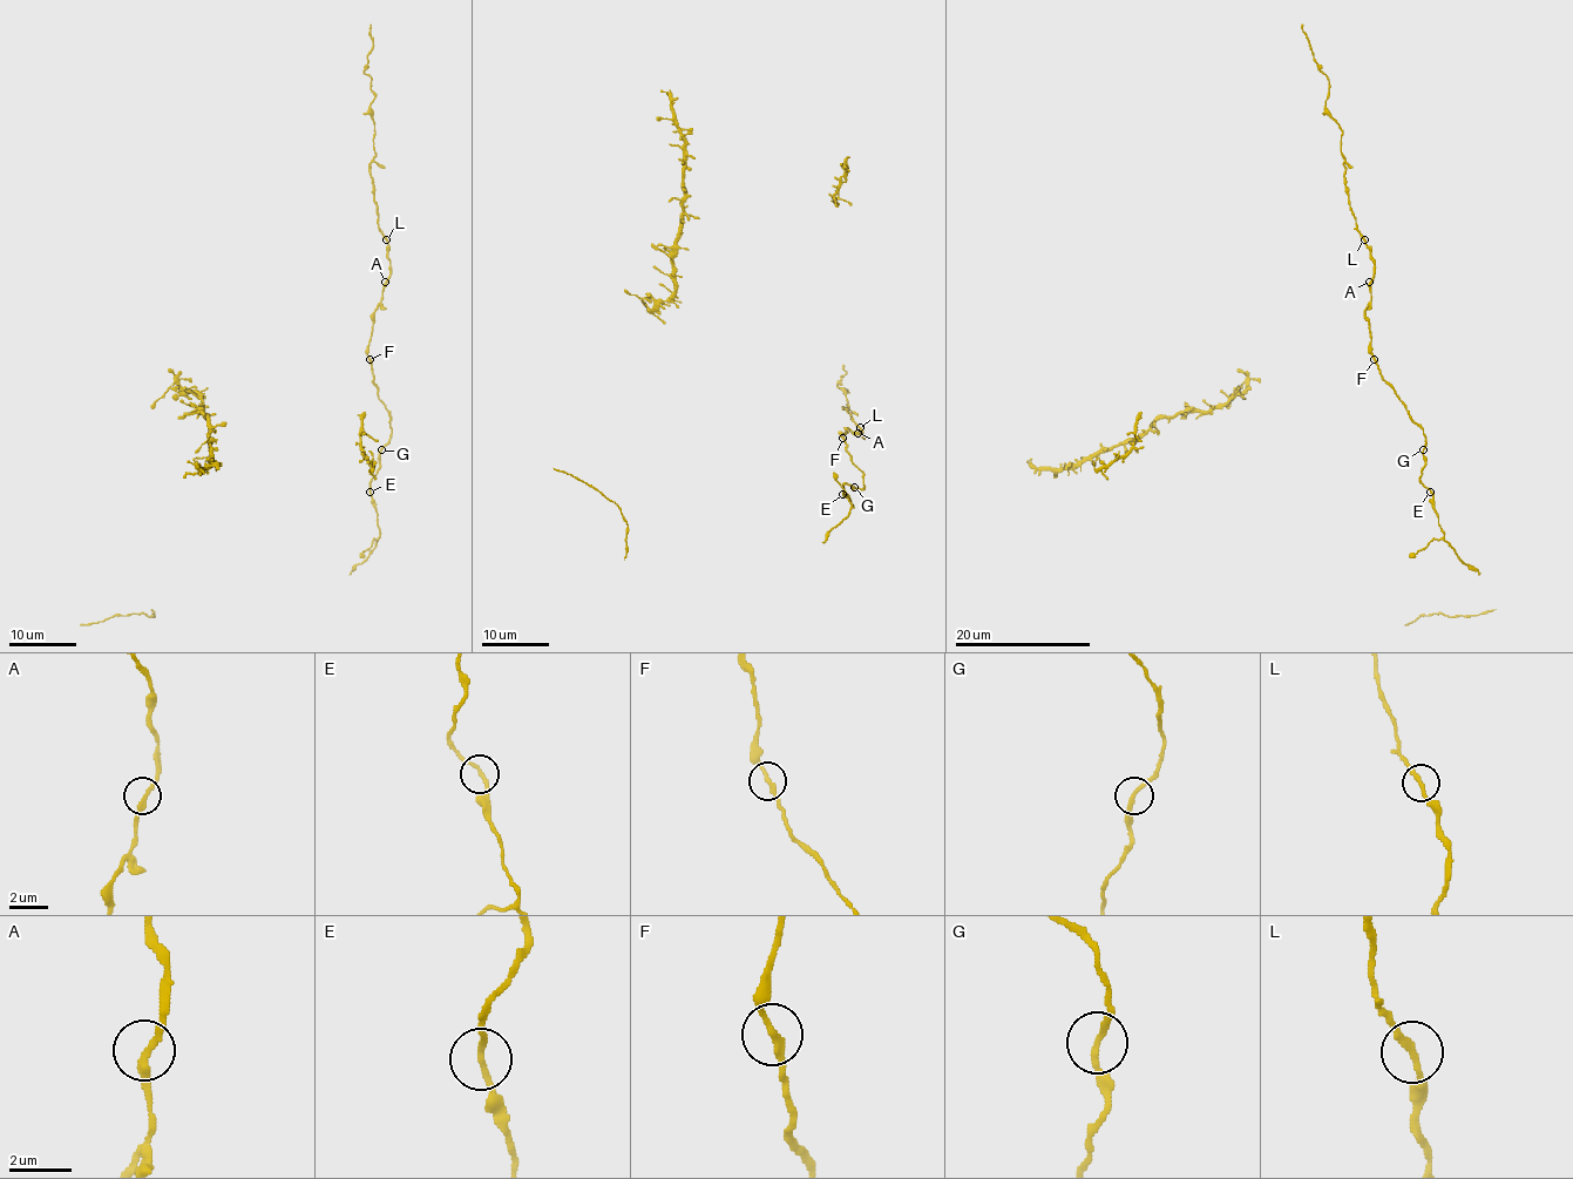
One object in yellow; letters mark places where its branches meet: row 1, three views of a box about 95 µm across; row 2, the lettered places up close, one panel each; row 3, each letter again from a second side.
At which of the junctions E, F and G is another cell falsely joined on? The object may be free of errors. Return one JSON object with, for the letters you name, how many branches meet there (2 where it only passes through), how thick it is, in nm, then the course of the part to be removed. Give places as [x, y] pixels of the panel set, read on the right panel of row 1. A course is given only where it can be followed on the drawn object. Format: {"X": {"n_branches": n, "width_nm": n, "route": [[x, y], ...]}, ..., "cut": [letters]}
{"cut": []}

